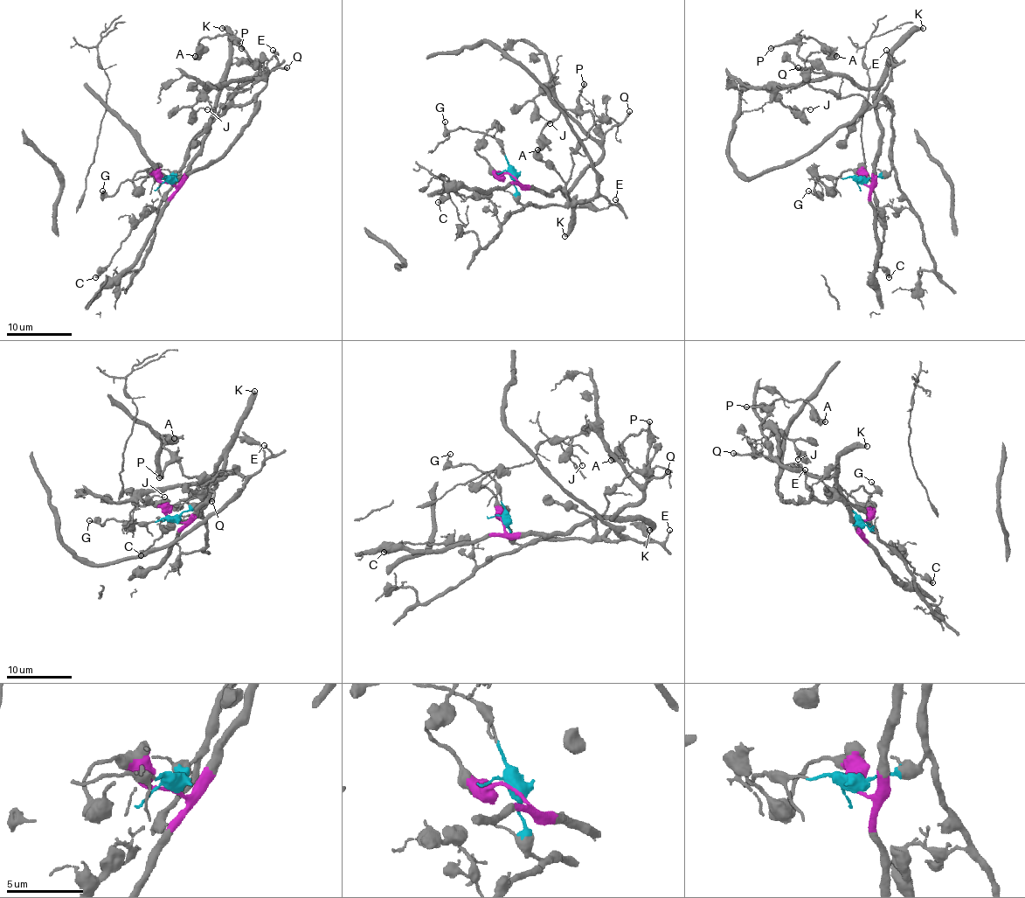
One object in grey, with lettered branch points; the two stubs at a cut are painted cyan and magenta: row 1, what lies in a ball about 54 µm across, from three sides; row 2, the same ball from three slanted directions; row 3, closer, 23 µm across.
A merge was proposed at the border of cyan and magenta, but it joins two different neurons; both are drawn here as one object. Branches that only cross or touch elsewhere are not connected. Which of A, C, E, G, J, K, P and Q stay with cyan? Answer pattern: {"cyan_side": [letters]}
{"cyan_side": ["C", "E", "G"]}

